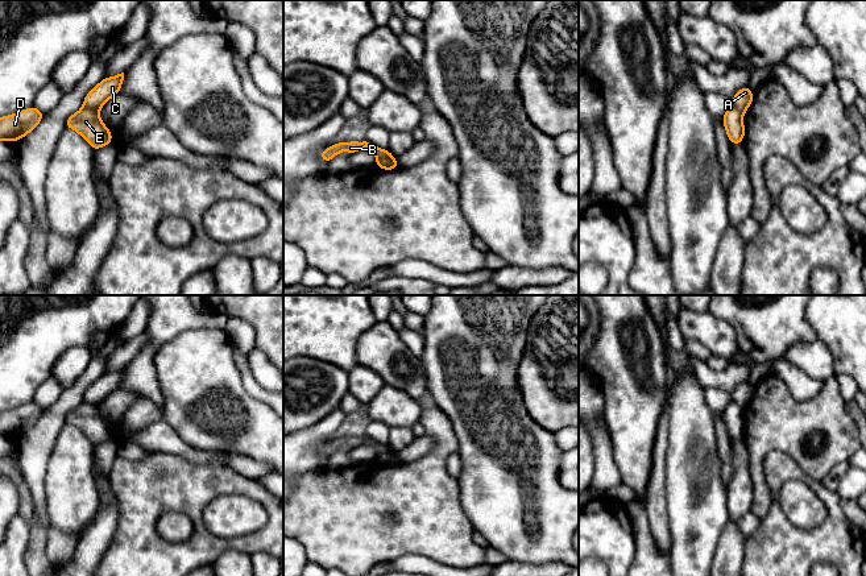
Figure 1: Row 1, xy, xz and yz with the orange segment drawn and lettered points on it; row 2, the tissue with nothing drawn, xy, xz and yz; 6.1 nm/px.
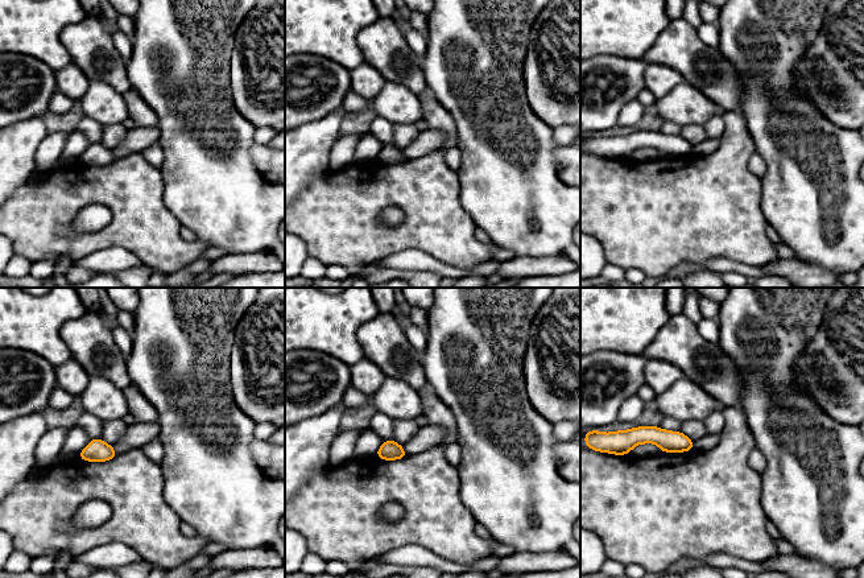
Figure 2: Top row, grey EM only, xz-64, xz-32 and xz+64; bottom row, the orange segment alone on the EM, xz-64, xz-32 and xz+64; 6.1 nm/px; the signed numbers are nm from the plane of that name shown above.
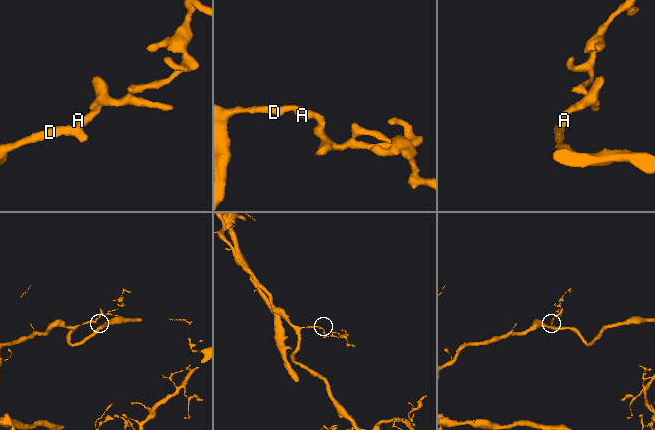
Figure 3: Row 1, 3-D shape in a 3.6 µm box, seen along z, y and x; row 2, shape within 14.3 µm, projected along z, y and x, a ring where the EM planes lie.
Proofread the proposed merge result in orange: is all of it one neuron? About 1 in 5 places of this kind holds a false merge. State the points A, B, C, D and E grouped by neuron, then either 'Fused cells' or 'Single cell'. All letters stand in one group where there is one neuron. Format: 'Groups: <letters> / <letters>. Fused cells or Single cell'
Groups: A C / B D E. Fused cells

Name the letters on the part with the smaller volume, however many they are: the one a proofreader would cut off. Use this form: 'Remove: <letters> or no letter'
Remove: A, C

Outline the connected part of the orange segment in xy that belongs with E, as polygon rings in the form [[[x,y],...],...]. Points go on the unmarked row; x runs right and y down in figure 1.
[[[82,402],[66,414],[66,423],[79,428],[94,446],[112,439],[112,427],[101,417],[99,406]]]

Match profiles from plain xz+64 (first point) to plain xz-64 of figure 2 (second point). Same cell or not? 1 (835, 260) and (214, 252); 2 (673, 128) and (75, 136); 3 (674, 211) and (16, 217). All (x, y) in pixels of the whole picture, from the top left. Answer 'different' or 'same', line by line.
1: different
2: different
3: same

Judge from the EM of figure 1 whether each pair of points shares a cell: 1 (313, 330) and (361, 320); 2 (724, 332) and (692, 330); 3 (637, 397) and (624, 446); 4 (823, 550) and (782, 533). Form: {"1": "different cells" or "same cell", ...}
{"1": "same cell", "2": "same cell", "3": "same cell", "4": "same cell"}

